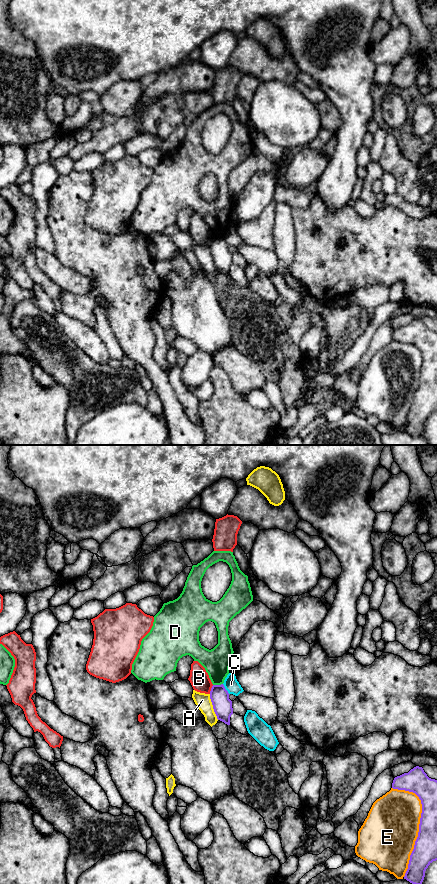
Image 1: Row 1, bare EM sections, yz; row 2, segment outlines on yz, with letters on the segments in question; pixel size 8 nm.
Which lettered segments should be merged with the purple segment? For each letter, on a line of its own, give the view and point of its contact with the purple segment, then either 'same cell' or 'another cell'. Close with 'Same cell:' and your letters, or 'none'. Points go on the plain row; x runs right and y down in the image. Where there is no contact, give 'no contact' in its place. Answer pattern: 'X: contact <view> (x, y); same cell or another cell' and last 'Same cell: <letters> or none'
A: contact yz (213, 259); another cell
B: contact yz (211, 241); another cell
C: contact yz (225, 241); another cell
D: contact yz (217, 237); another cell
E: contact yz (419, 376); another cell
Same cell: none

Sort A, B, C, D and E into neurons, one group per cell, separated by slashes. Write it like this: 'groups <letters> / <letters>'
groups A / B / C / D / E

